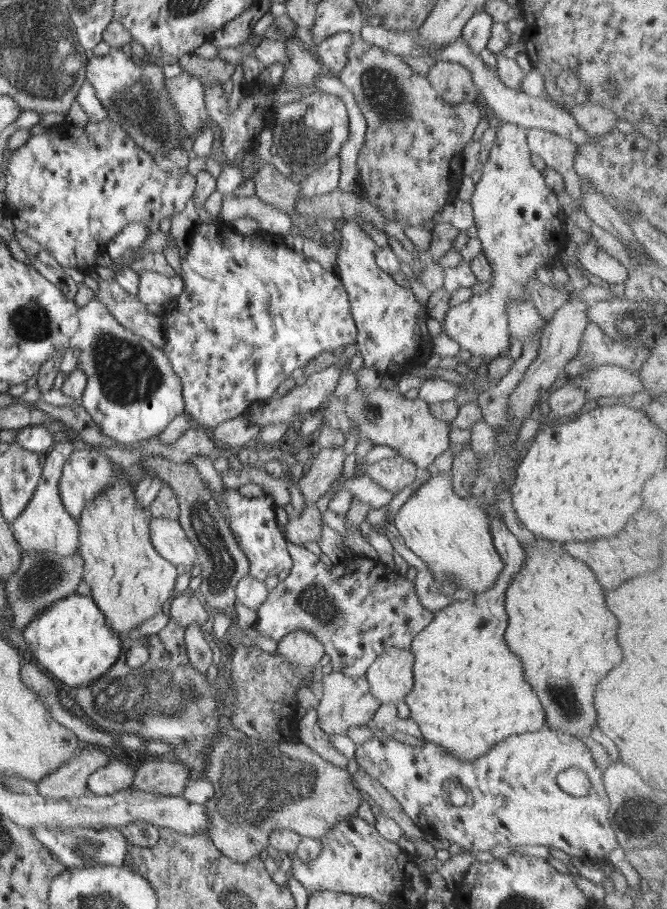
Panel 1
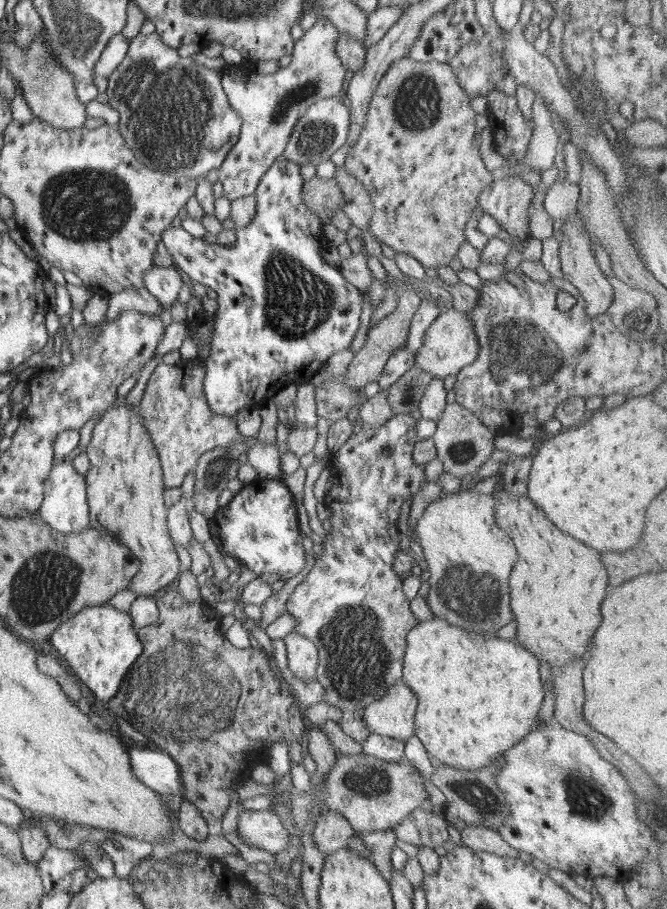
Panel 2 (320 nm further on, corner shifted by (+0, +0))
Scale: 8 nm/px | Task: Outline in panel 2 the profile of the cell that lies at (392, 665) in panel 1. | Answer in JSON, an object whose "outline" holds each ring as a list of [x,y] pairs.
{"outline":[[[400,680],[390,687],[388,692],[376,702],[365,706],[360,716],[366,723],[367,729],[372,733],[381,734],[390,738],[403,740],[404,744],[410,740],[415,732],[416,696],[406,688],[406,684]]]}

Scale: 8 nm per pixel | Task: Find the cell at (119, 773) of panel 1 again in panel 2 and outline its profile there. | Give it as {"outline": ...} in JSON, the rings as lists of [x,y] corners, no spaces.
{"outline":[[[131,746],[129,759],[133,775],[138,777],[153,791],[164,794],[183,794],[180,767],[164,751],[156,751],[144,746]]]}

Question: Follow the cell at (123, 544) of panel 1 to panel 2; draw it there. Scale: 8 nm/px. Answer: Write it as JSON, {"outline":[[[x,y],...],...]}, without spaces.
{"outline":[[[120,402],[120,404],[116,404],[116,406],[112,406],[110,409],[107,409],[102,416],[102,420],[96,422],[94,432],[92,432],[90,444],[88,444],[88,448],[86,448],[90,462],[90,470],[88,470],[85,480],[89,504],[90,526],[92,526],[94,530],[100,530],[100,532],[106,532],[106,534],[112,535],[114,539],[120,542],[120,544],[124,544],[124,546],[126,546],[126,548],[132,552],[134,557],[138,557],[140,559],[141,567],[139,573],[129,582],[128,589],[136,592],[138,597],[152,597],[157,596],[159,590],[166,590],[166,587],[164,586],[172,584],[172,582],[176,580],[176,576],[179,576],[182,570],[180,568],[181,562],[179,556],[177,555],[177,551],[175,550],[175,545],[173,544],[168,532],[168,507],[164,502],[164,493],[166,488],[164,487],[164,482],[162,482],[162,470],[160,468],[160,462],[158,462],[158,458],[156,458],[157,453],[156,450],[154,450],[154,446],[152,446],[152,438],[148,438],[150,437],[150,434],[148,434],[148,430],[144,430],[144,420],[142,420],[142,416],[138,416],[138,414],[134,412],[134,408],[132,408],[132,406],[132,404],[124,404],[124,402]]]}

